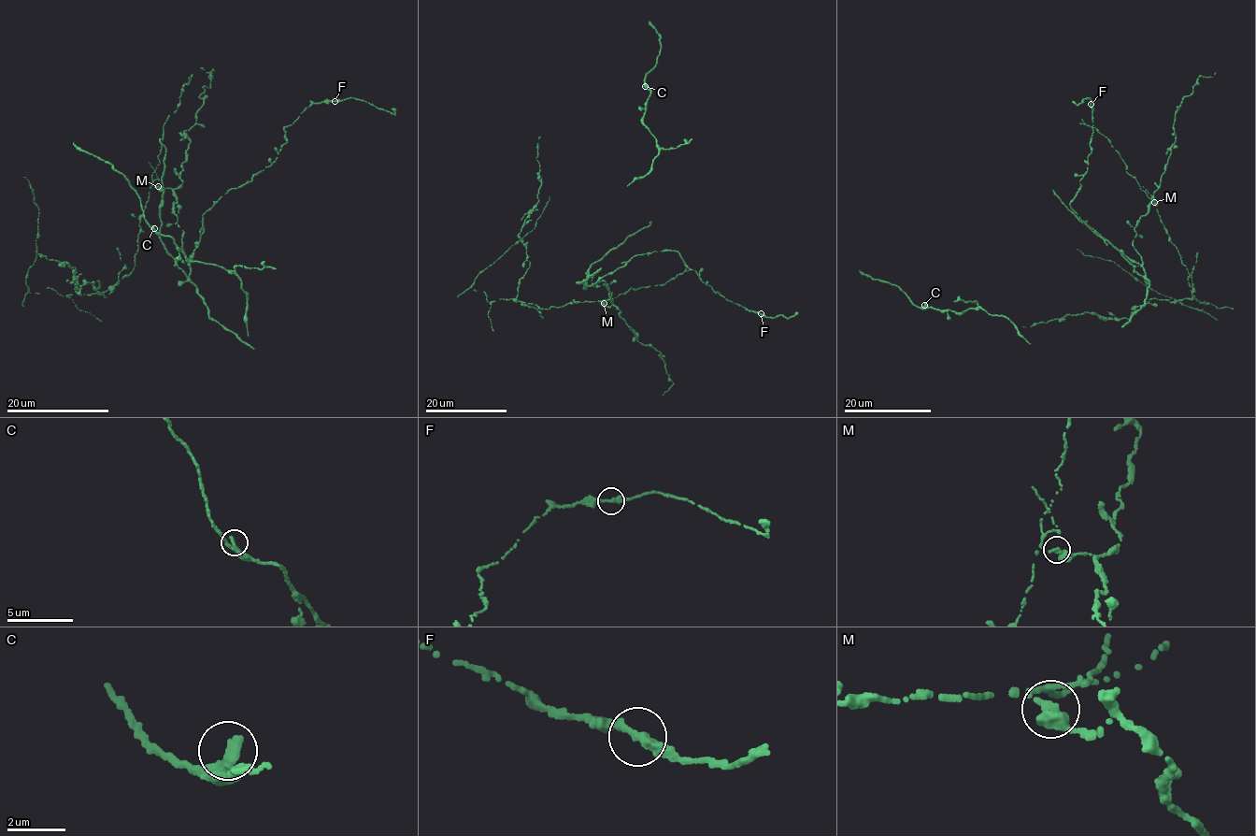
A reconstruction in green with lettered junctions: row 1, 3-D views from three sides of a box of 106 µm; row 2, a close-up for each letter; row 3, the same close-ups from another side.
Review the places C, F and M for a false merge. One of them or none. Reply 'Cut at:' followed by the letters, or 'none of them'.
Cut at: M

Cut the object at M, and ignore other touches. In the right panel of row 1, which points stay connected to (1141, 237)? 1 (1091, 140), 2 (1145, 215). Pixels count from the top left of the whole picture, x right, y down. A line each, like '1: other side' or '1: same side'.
1: same side
2: same side

